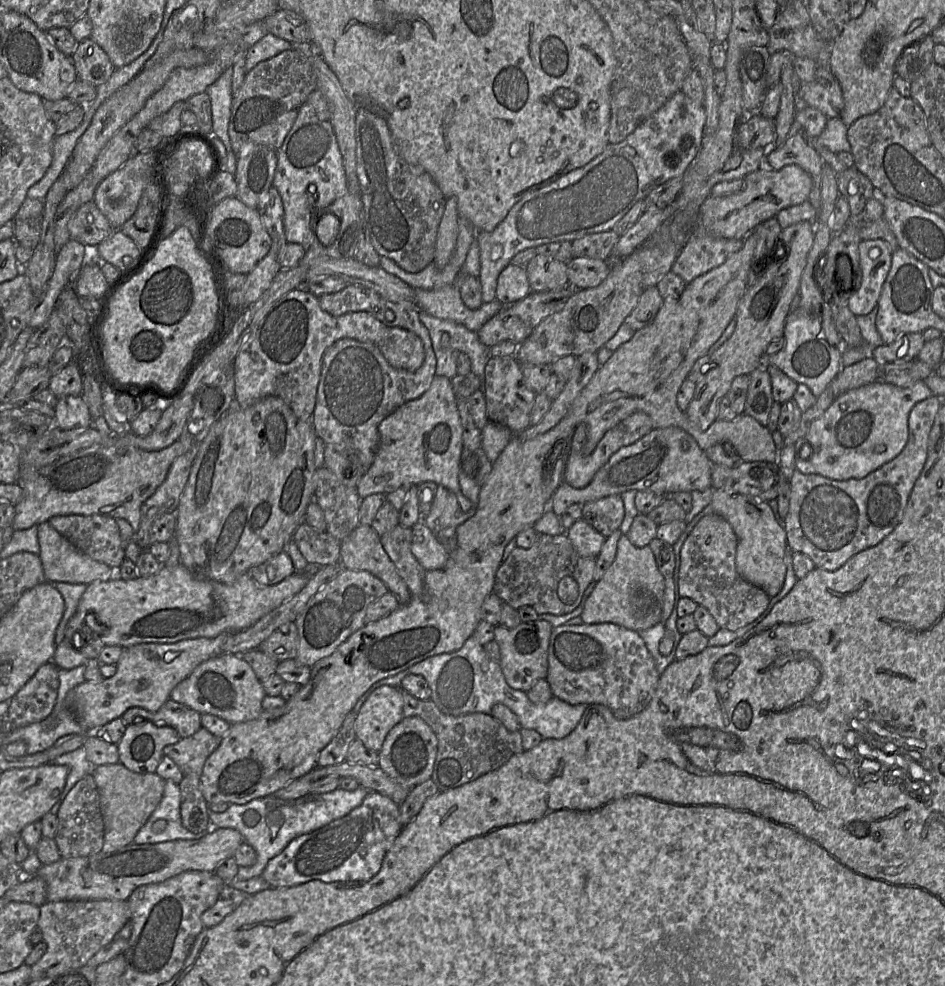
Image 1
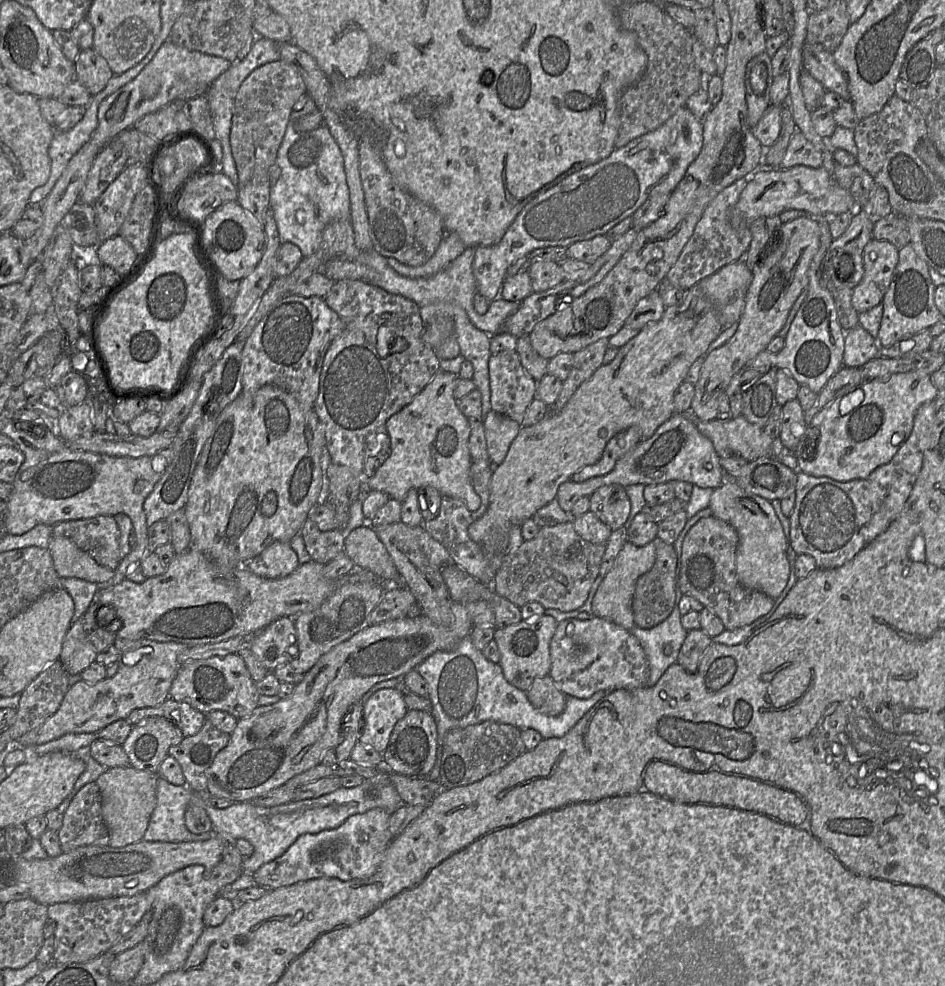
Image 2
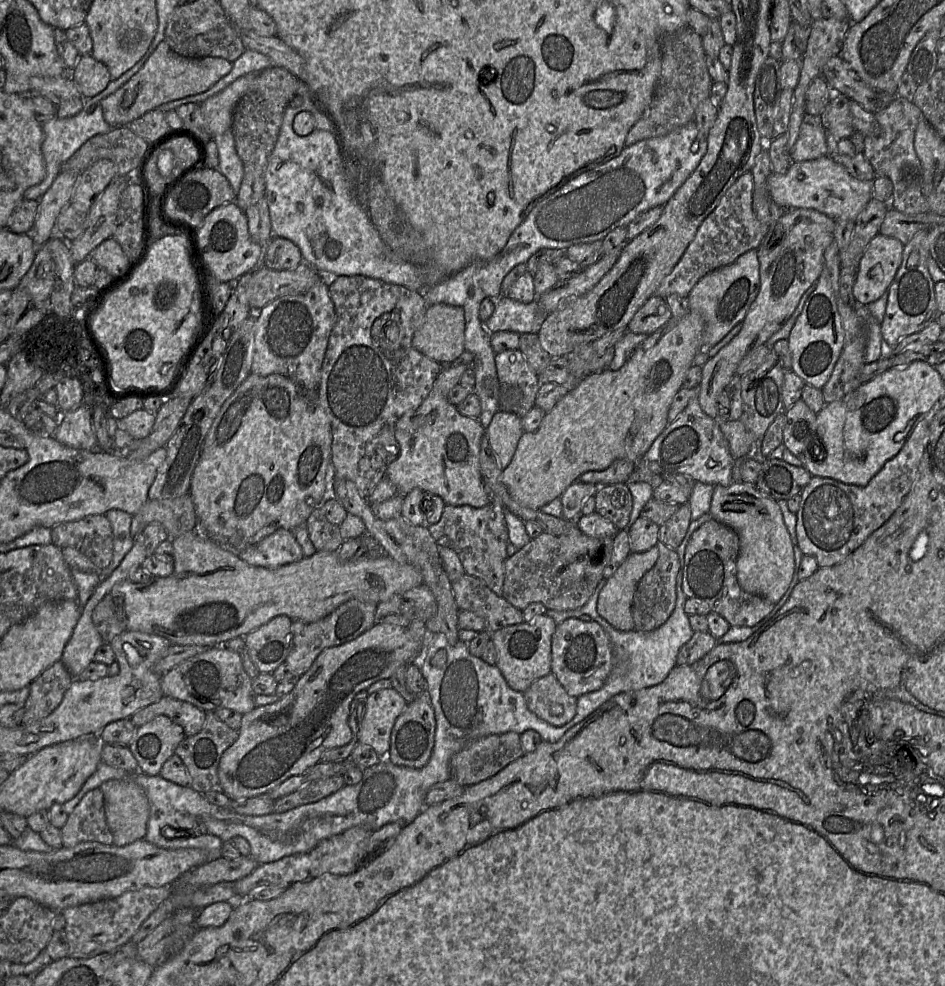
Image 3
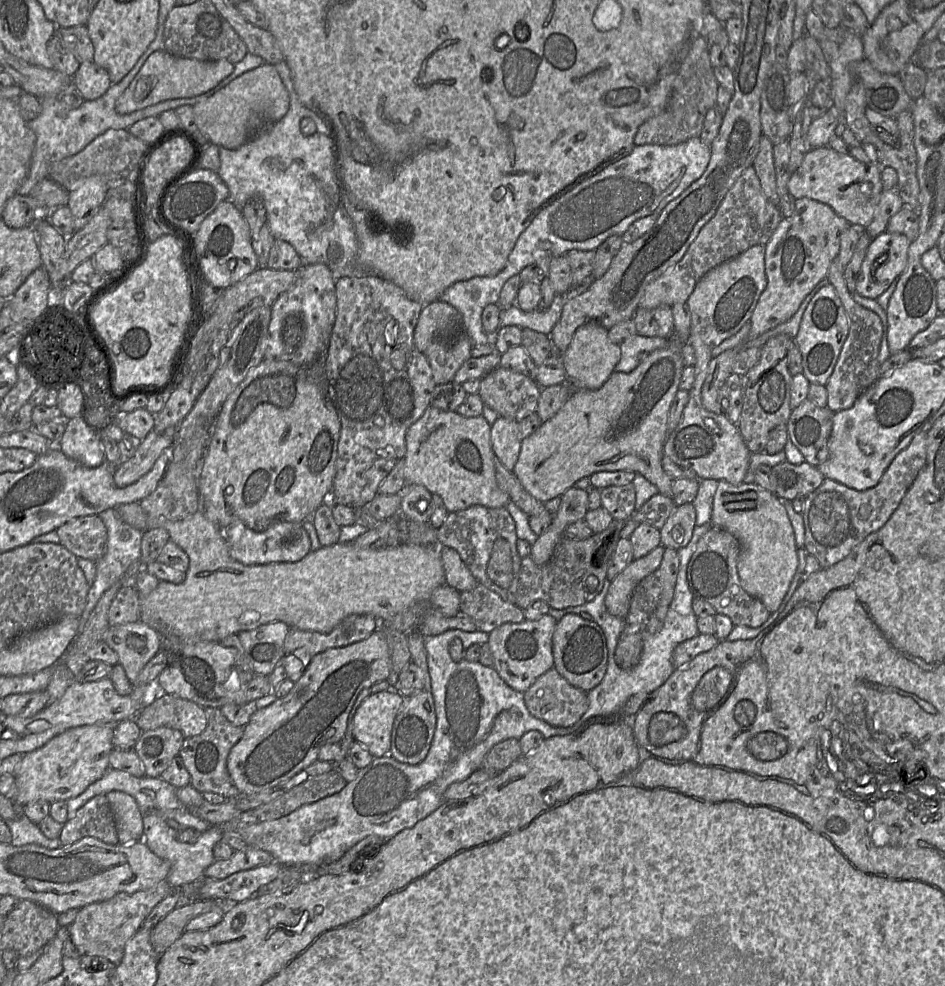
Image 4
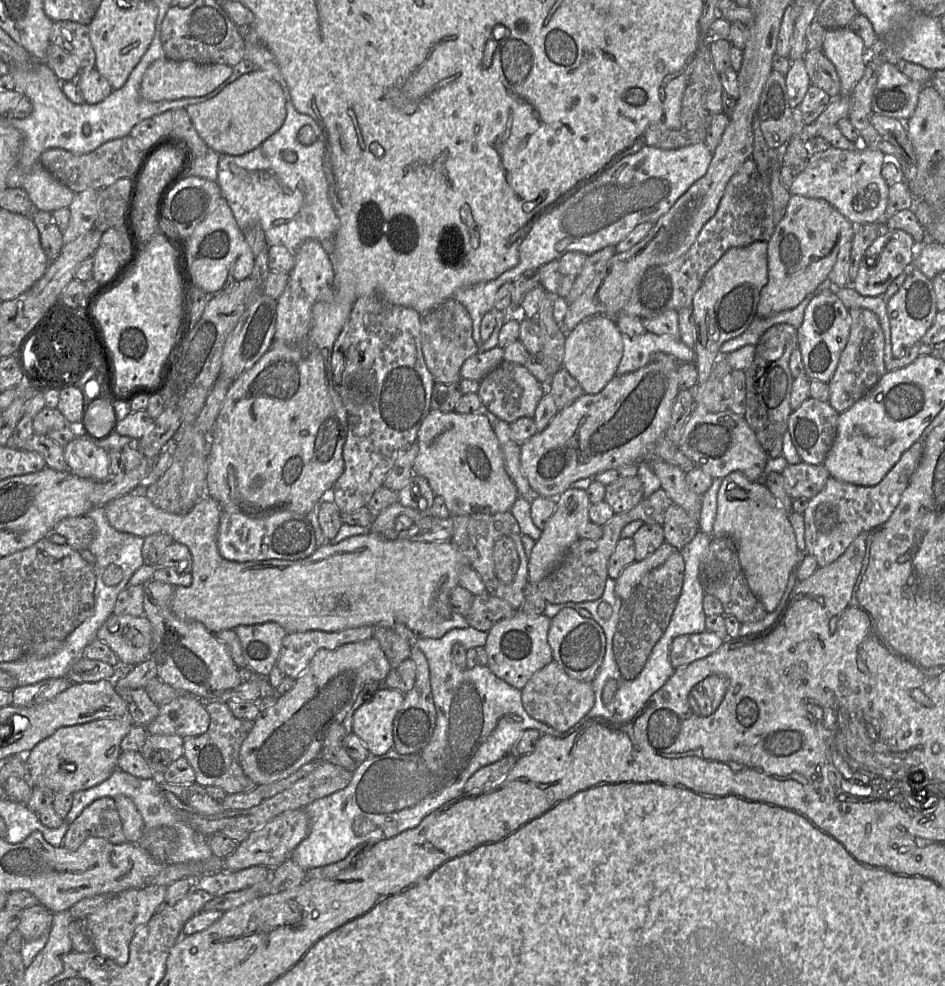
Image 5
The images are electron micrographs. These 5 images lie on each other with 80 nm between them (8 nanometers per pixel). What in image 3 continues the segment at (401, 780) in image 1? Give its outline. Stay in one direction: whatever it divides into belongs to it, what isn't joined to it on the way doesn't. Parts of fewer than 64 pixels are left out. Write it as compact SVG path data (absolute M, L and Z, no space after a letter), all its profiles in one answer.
M428 692L417 695L408 703L397 717L392 728L390 748L386 758L395 765L410 768L422 768L430 759L436 730L436 719Z

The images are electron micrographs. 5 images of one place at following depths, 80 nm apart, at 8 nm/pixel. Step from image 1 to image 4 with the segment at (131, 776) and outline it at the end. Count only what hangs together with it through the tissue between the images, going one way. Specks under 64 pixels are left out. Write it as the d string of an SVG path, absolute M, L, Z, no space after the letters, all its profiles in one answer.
M110 791L105 796L114 816L119 844L143 841L143 819L136 800L121 791Z

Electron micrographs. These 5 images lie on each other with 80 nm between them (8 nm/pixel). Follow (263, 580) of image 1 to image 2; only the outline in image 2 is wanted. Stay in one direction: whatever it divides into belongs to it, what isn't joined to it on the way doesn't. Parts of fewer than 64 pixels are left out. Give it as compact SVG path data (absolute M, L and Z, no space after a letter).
M275 541L260 554L246 561L246 567L254 574L278 579L292 573L300 565L298 556L289 542Z

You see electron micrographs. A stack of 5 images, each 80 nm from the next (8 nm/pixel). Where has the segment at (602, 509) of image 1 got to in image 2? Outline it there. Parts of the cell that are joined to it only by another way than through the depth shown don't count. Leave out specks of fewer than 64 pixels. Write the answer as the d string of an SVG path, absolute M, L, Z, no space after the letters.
M621 485L603 486L596 490L589 500L589 511L593 512L612 531L624 526L631 510L625 487Z

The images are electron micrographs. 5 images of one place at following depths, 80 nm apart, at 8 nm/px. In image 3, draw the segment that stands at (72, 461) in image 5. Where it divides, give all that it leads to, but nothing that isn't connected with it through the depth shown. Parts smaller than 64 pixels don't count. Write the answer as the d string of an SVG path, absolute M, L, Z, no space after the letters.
M83 404L61 415L54 437L70 448L100 450L92 424L91 409Z

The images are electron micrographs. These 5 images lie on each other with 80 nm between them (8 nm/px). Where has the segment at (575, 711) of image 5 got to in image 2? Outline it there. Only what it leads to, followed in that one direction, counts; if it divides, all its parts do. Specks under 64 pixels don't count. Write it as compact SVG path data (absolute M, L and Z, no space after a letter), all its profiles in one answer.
M549 675L536 678L526 694L532 706L546 715L556 716L565 709L566 696Z

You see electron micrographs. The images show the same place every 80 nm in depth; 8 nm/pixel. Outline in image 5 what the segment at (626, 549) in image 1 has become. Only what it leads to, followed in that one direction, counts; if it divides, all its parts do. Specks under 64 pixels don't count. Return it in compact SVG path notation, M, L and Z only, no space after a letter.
M664 541L652 554L627 566L615 579L617 597L622 601L628 599L643 576L660 566L674 550L677 549Z

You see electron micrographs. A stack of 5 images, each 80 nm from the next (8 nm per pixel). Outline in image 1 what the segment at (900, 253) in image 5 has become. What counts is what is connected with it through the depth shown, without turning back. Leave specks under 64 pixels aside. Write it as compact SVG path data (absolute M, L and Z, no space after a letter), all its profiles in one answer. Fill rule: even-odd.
M863 240L859 244L860 276L857 277L857 286L852 291L847 302L848 308L855 316L869 314L878 305L883 284L891 269L892 255L893 251L884 240ZM874 248L879 250L879 256L872 259L869 252Z

